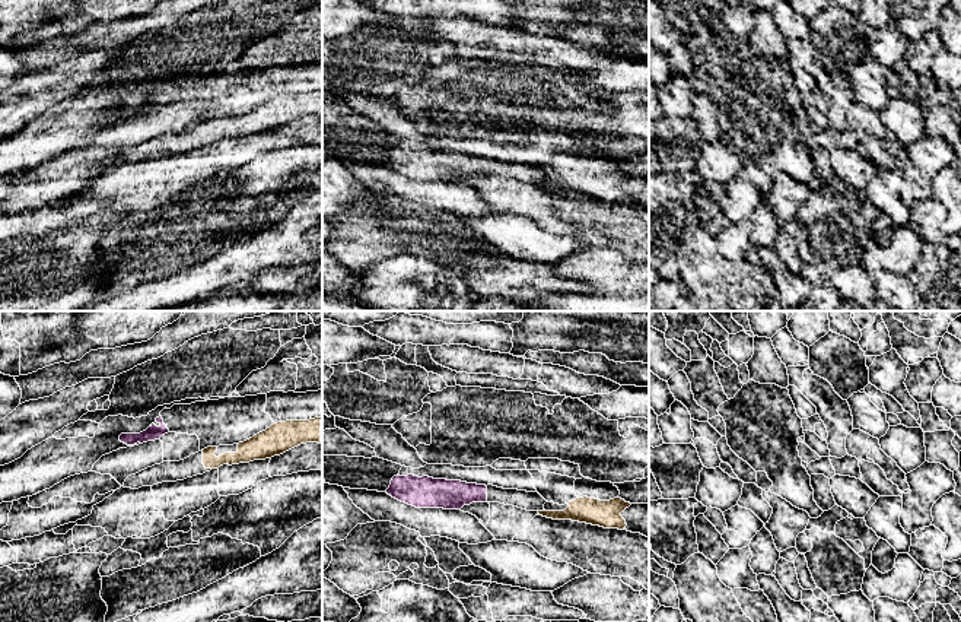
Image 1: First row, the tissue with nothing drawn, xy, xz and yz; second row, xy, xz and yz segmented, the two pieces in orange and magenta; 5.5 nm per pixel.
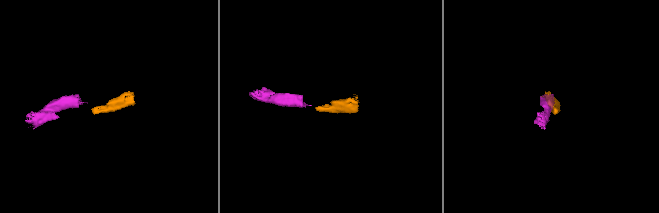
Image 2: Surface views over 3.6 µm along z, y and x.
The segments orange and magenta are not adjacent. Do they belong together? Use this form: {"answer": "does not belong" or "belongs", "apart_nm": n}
{"answer": "does not belong", "apart_nm": 220}

